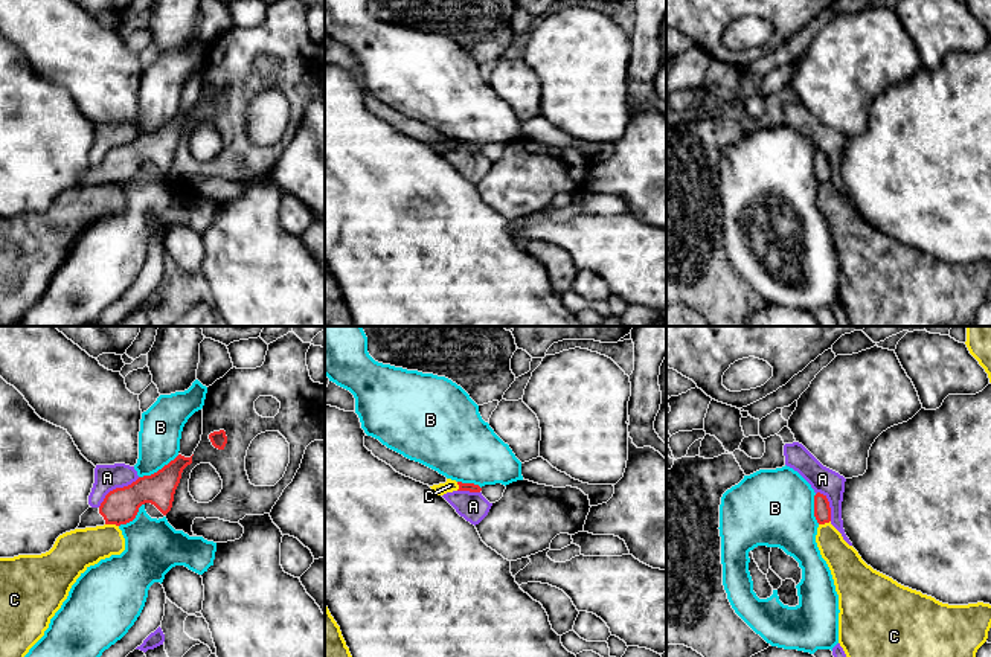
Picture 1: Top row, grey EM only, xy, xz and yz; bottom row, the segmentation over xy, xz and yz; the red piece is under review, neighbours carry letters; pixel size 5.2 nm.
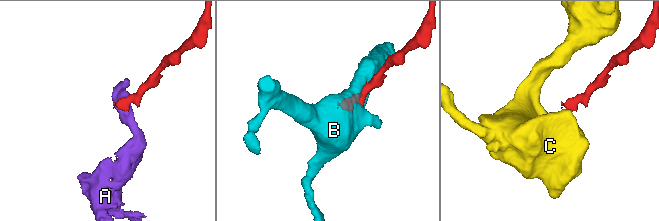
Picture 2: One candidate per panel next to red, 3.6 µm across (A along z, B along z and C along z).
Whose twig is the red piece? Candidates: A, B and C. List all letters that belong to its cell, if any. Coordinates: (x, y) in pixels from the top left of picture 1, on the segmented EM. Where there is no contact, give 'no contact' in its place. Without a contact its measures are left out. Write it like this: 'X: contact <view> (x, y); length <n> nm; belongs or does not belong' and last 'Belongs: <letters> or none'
A: contact xy (116, 488); length 280 nm; does not belong
B: contact xy (159, 470); length 240 nm; does not belong
C: contact xy (112, 523); length 70 nm; does not belong
Belongs: none

